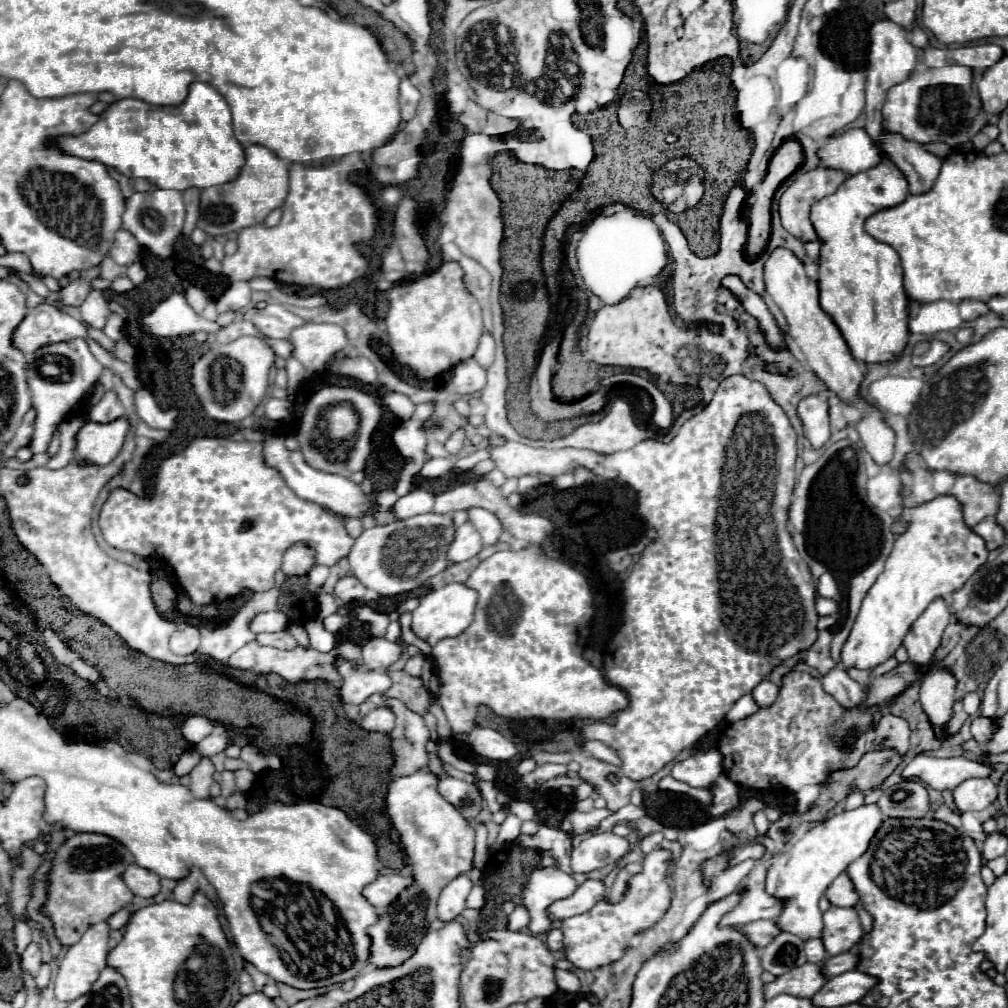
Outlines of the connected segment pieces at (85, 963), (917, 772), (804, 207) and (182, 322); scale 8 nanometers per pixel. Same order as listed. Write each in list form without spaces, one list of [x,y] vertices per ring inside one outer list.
[[[100,922],[100,924],[90,926],[76,946],[68,948],[66,956],[60,962],[56,982],[54,982],[54,992],[56,992],[58,1000],[72,1002],[72,1000],[84,996],[92,988],[92,984],[96,982],[100,972],[106,968],[104,958],[108,954],[108,942],[110,942],[110,928],[108,928],[106,922]]]
[[[918,754],[904,770],[904,780],[920,780],[934,790],[954,790],[968,778],[990,776],[990,766],[966,758],[932,758]]]
[[[824,166],[800,174],[780,198],[782,226],[802,242],[820,240],[810,222],[810,208],[820,200],[820,194],[832,194],[848,178],[848,172]]]
[[[174,292],[160,300],[148,314],[140,318],[142,332],[158,338],[184,338],[198,330],[212,332],[216,326],[192,310],[184,294]]]

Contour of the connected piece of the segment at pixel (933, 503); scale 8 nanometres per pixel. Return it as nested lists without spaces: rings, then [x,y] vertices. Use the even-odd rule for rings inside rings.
[[[938,496],[922,506],[902,510],[908,530],[894,542],[884,572],[862,602],[860,614],[842,646],[840,666],[844,670],[872,670],[894,656],[912,622],[928,608],[934,598],[946,598],[960,590],[964,582],[986,562],[984,540],[964,526],[956,498]]]

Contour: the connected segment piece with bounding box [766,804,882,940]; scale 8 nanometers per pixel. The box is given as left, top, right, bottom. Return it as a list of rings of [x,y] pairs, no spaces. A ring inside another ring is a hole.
[[[864,804],[856,810],[842,812],[830,820],[808,830],[800,840],[790,842],[772,862],[766,874],[766,894],[782,900],[782,912],[776,918],[776,926],[782,932],[790,932],[800,936],[802,940],[820,938],[820,918],[822,912],[818,908],[820,896],[832,884],[832,880],[846,870],[850,862],[860,858],[880,828],[882,814],[876,804]]]

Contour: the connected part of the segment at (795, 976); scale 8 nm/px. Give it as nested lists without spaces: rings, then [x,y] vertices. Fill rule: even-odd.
[[[806,962],[804,966],[798,966],[796,970],[790,970],[788,974],[782,974],[780,978],[776,978],[774,982],[768,982],[768,984],[764,984],[764,1000],[770,1000],[770,998],[774,998],[774,996],[778,996],[778,994],[792,994],[792,996],[798,996],[798,998],[810,998],[812,994],[816,994],[822,986],[824,986],[824,982],[826,982],[826,978],[820,974],[820,966],[822,966],[824,962],[820,962],[820,964],[810,964],[810,962]]]

